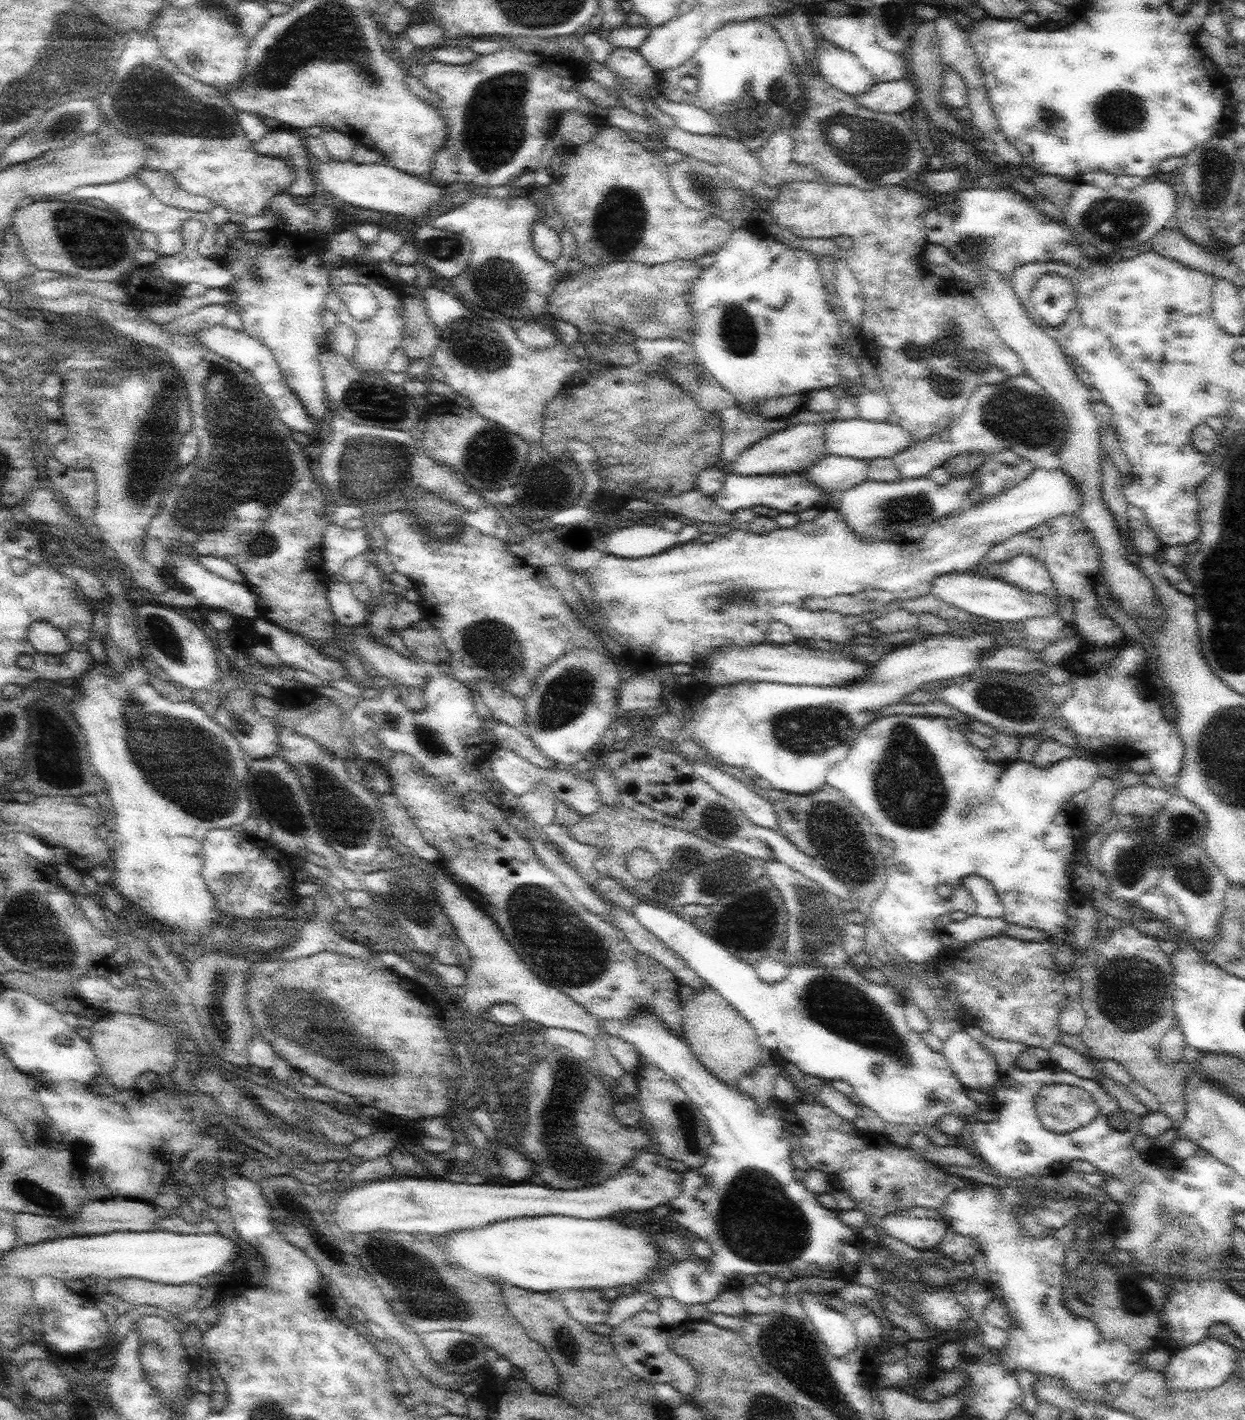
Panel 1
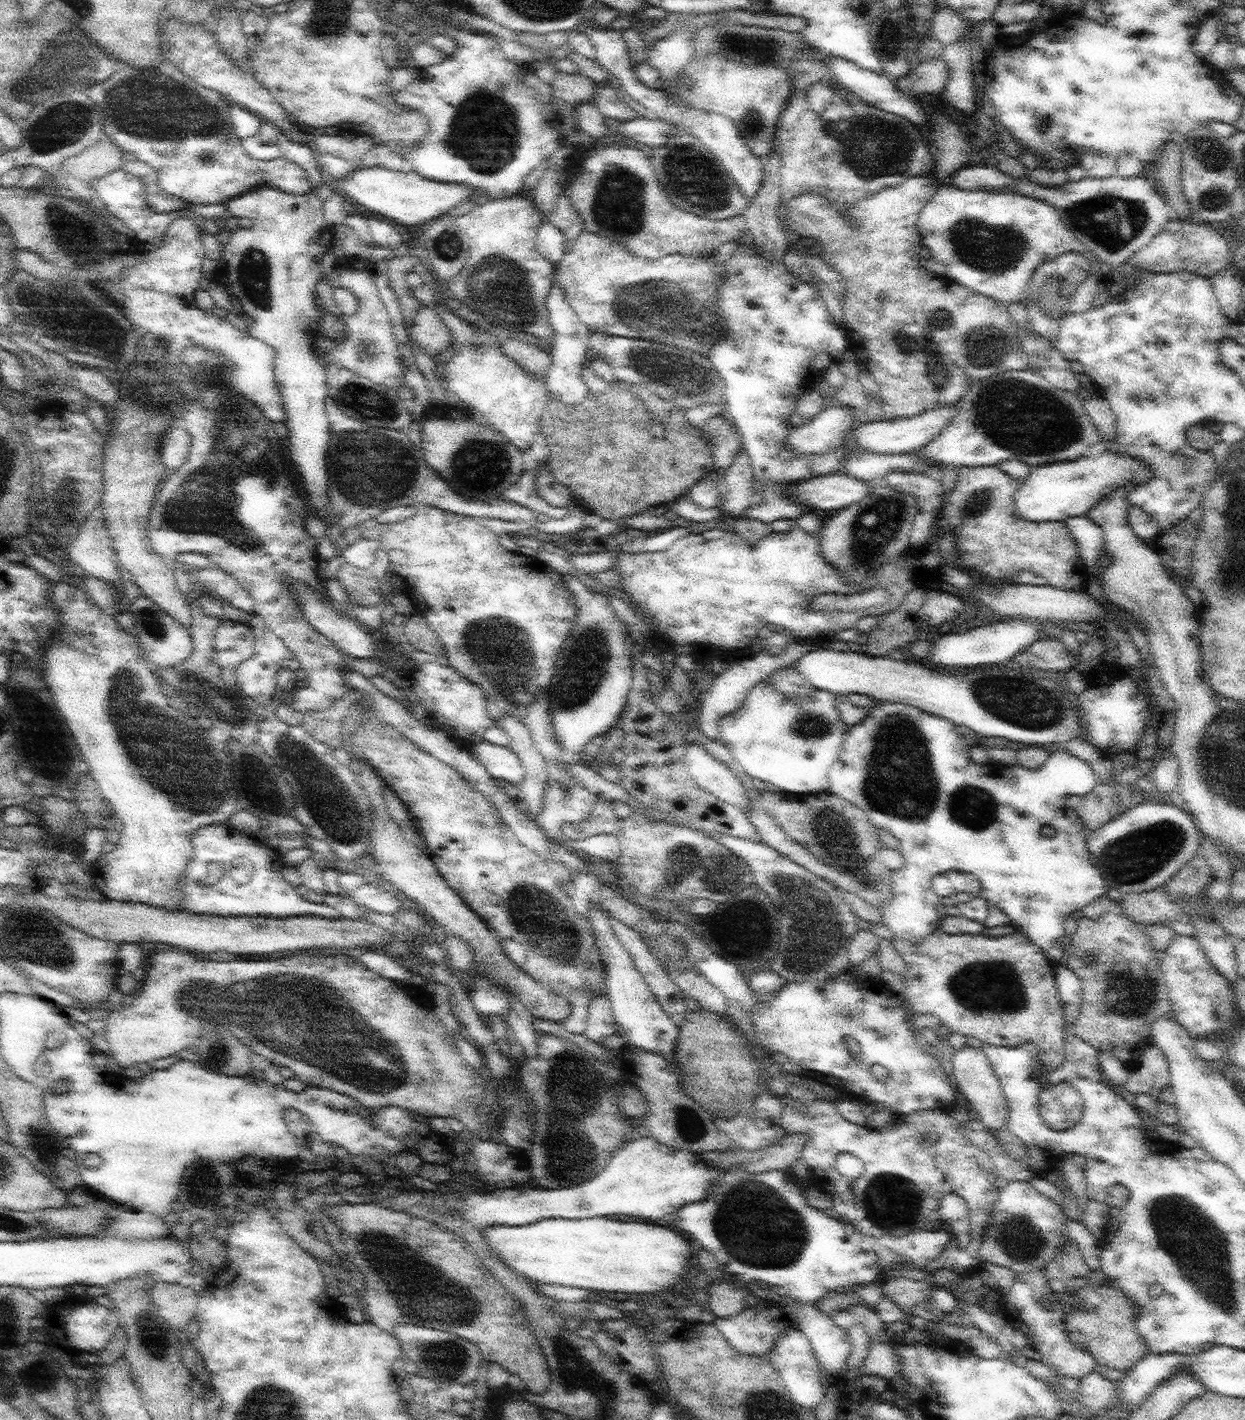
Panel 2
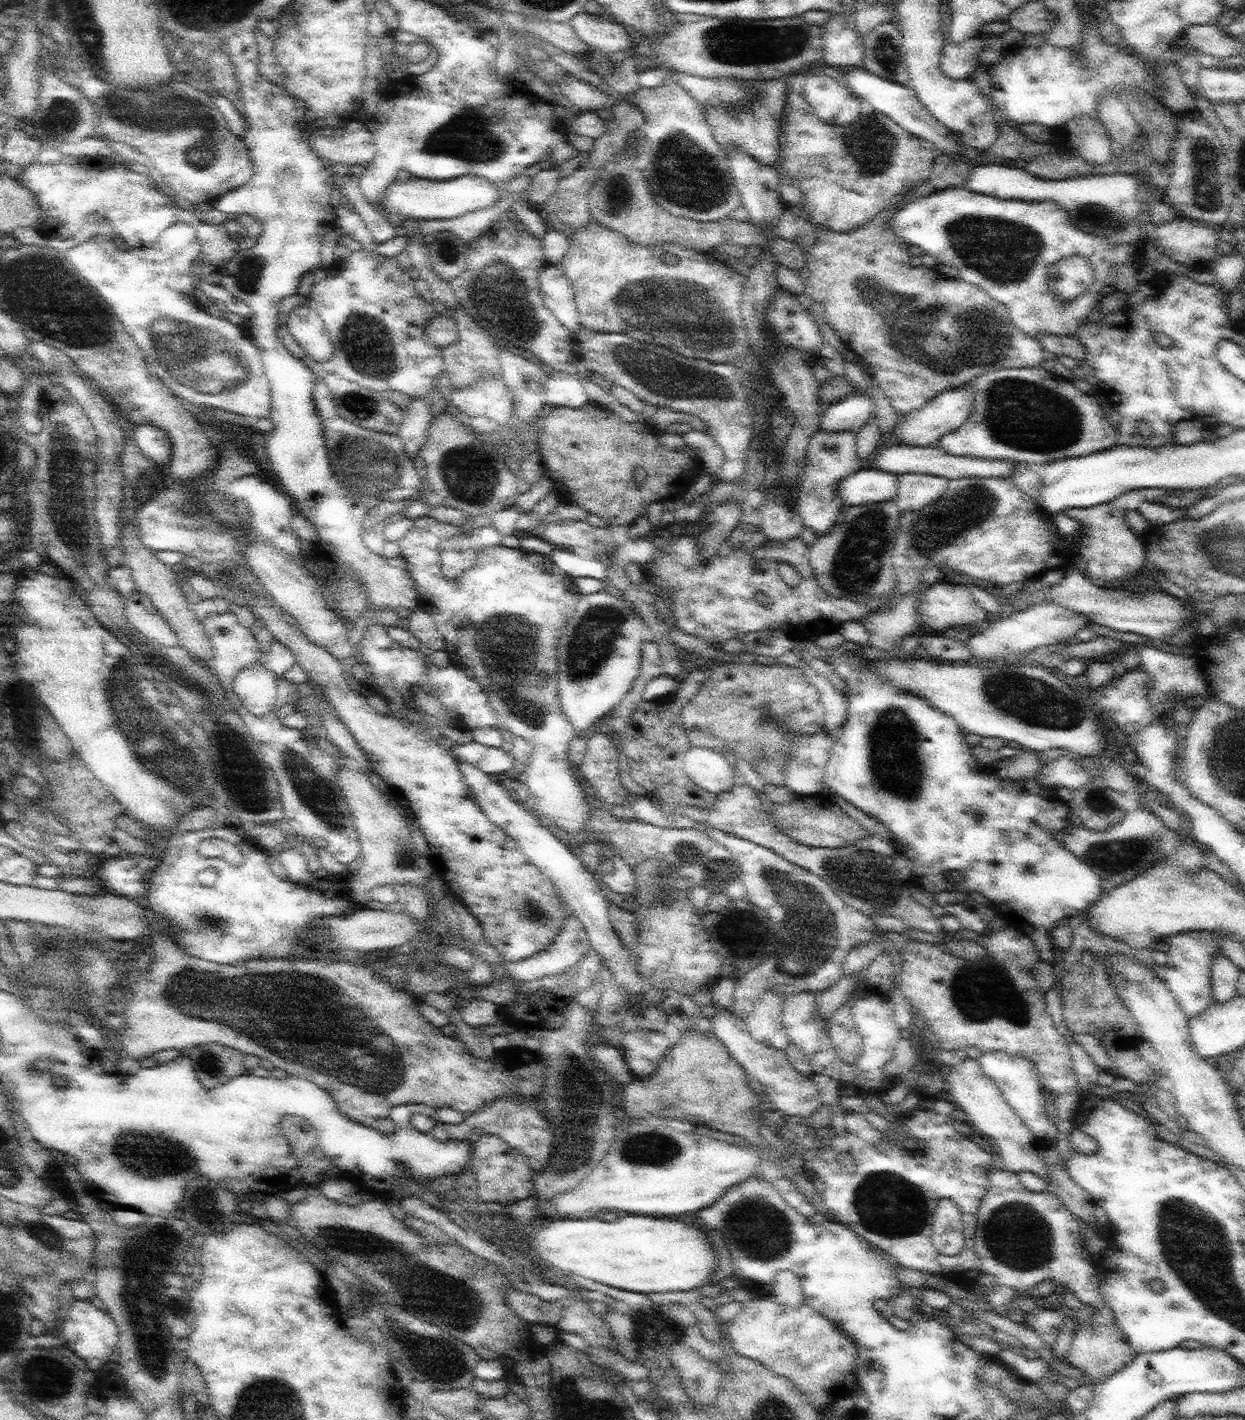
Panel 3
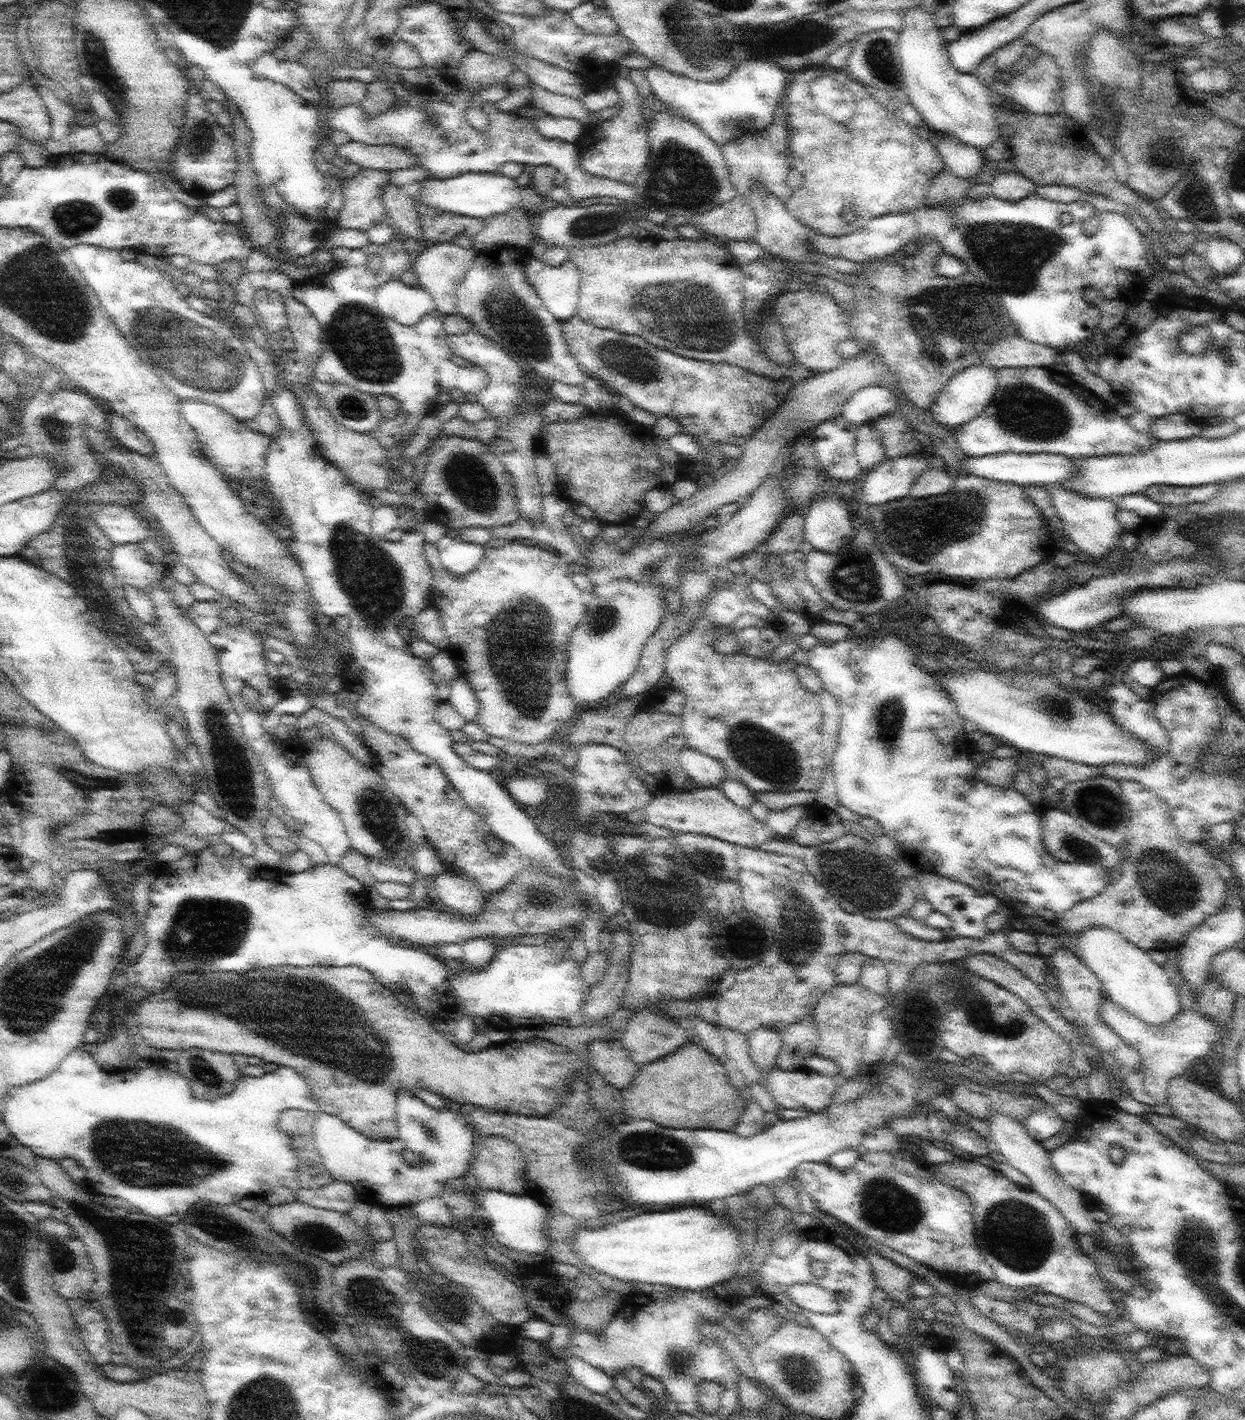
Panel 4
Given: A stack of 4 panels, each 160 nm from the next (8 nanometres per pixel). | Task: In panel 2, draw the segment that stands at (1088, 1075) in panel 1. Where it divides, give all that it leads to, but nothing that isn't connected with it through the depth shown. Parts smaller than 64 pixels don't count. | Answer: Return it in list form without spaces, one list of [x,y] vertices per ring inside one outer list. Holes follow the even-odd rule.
[[[1158,1046],[1146,1048],[1137,1066],[1129,1071],[1128,1080],[1117,1088],[1129,1098],[1136,1094],[1151,1094],[1158,1098],[1170,1084],[1169,1064]]]

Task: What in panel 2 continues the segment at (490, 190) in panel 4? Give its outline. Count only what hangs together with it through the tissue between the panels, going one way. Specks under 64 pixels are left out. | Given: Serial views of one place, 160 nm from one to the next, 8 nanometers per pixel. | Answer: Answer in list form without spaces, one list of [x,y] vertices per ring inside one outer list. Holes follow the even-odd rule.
[[[380,166],[373,168],[358,168],[343,180],[335,180],[336,190],[343,189],[356,202],[363,204],[368,210],[380,212],[387,218],[395,220],[404,226],[418,226],[433,218],[439,218],[466,202],[469,198],[478,196],[478,192],[468,183],[445,183],[430,180],[414,172],[403,170],[392,171]]]

